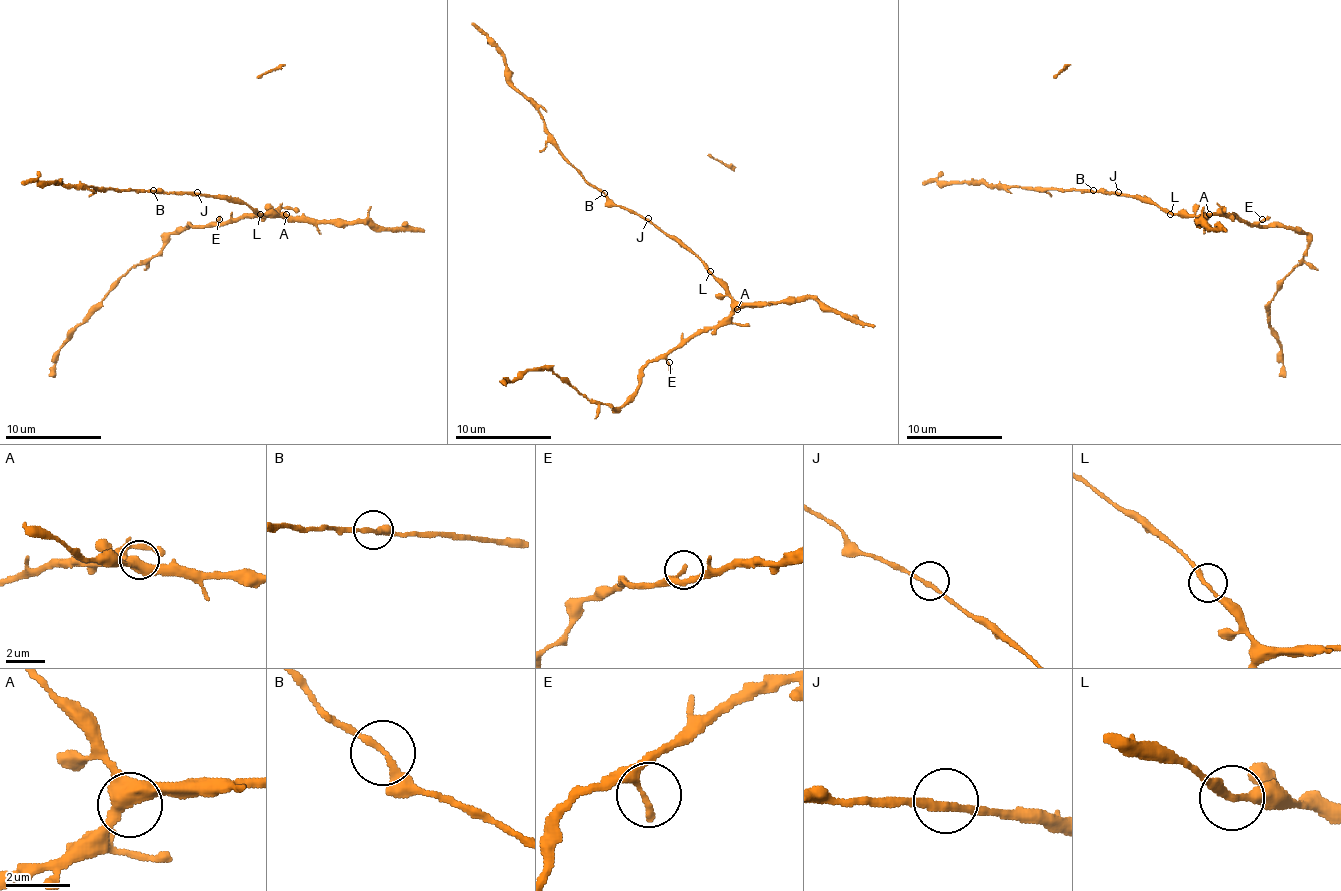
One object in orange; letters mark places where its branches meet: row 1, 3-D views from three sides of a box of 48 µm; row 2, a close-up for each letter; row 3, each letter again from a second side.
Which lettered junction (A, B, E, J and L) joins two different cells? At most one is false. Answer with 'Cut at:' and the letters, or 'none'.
Cut at: none

